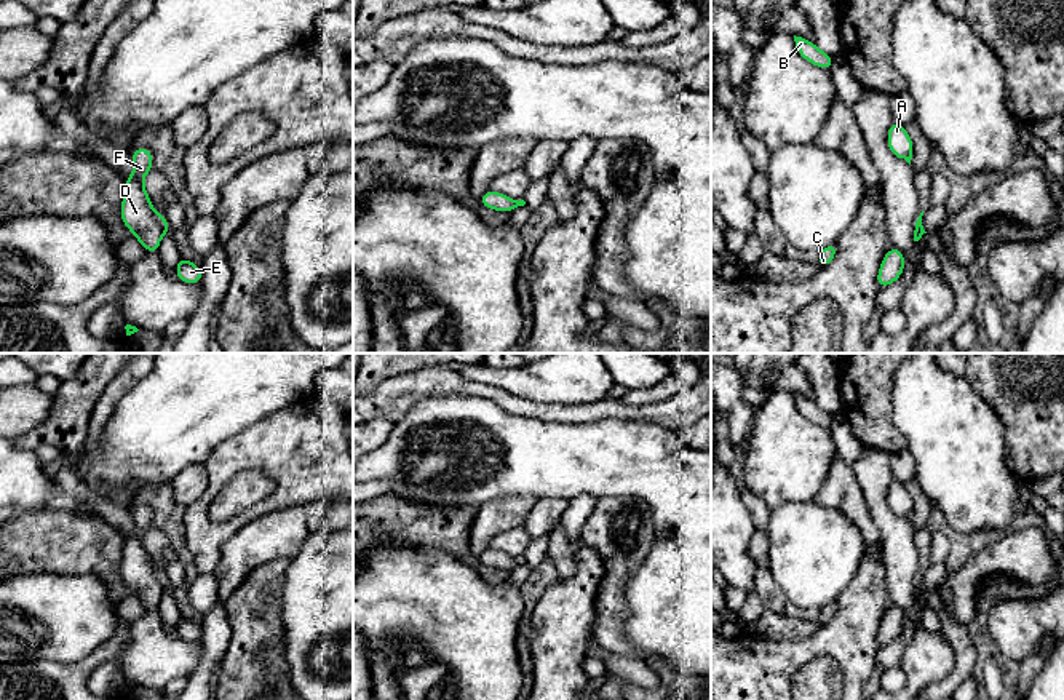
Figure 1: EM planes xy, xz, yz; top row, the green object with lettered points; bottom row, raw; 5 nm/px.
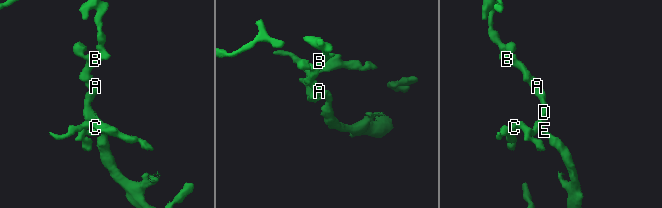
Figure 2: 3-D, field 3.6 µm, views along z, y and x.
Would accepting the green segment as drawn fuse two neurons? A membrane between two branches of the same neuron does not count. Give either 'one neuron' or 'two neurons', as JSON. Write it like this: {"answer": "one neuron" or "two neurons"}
{"answer": "two neurons"}

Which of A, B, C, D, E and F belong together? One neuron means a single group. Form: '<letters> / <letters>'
A B D F / C E

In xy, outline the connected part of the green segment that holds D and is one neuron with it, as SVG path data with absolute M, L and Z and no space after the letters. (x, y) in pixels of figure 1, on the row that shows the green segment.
M139 147L131 152L131 158L134 173L126 177L120 216L147 253L158 254L163 225L142 185L145 174L153 169L153 153L147 147Z

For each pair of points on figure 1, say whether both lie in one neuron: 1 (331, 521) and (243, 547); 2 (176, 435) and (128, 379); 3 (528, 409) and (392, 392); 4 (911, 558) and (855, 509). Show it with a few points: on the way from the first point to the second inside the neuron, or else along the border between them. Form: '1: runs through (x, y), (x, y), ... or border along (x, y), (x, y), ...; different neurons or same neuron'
1: runs through (309, 521), (297, 523), (278, 536), (266, 539); same neuron
2: border along (150, 369), (119, 401), (111, 416); different neurons
3: runs through (494, 393), (460, 384), (425, 384); same neuron
4: border along (861, 493), (882, 547); different neurons

